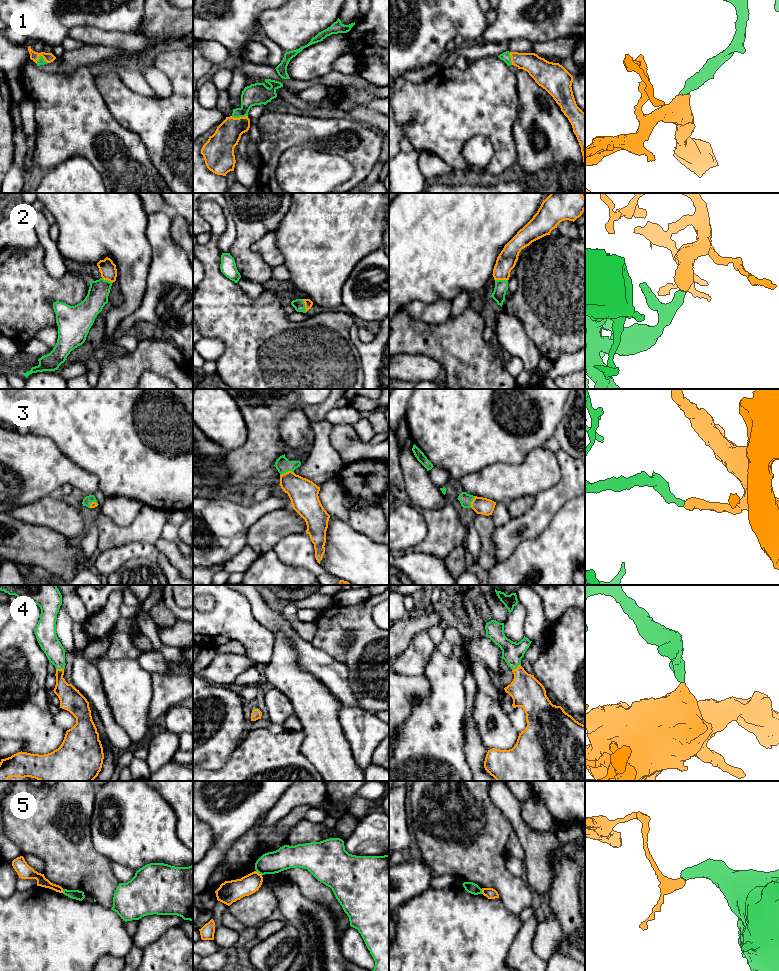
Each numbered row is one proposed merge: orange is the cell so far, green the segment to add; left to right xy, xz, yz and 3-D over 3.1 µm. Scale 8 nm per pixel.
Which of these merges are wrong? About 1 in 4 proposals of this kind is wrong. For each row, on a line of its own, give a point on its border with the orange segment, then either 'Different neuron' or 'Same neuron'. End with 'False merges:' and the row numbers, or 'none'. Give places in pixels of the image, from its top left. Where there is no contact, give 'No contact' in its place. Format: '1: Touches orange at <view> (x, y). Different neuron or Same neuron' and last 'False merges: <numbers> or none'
1: Touches orange at xy (41, 55). Same neuron
2: Touches orange at xz (305, 305). Same neuron
3: Touches orange at xz (286, 472). Same neuron
4: Touches orange at yz (517, 667). Same neuron
5: Touches orange at xz (257, 872). Different neuron
False merges: 5

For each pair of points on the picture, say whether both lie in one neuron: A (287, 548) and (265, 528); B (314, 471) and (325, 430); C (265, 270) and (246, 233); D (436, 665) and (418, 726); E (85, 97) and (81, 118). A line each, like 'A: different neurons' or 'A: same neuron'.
A: different neurons
B: same neuron
C: same neuron
D: same neuron
E: same neuron

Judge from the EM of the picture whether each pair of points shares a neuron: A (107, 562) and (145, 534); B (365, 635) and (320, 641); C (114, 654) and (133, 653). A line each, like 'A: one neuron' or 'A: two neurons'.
A: two neurons
B: one neuron
C: one neuron

